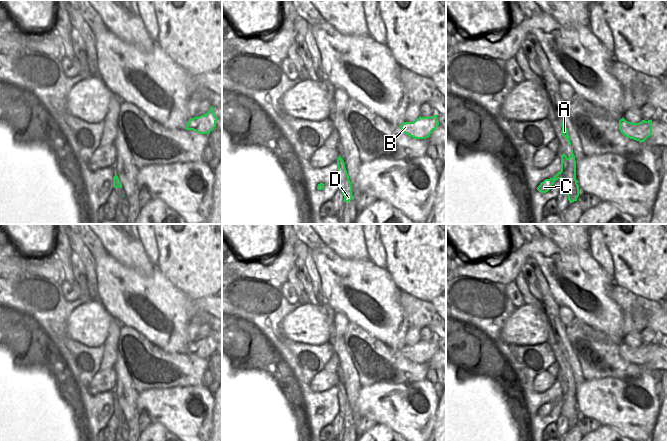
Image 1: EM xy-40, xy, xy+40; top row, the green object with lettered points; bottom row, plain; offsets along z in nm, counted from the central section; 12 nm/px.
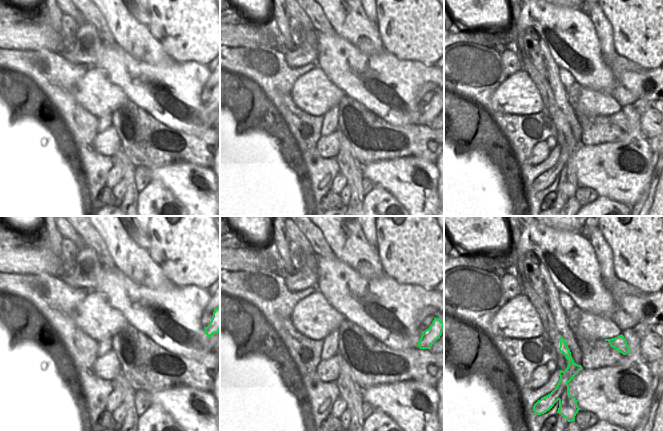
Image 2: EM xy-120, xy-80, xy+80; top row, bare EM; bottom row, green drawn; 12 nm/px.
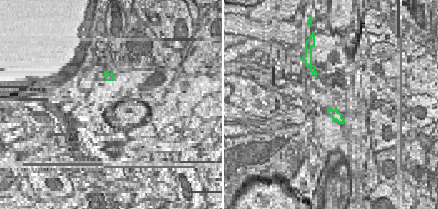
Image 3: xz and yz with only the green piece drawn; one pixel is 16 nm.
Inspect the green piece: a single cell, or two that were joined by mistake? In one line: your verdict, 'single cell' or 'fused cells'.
fused cells

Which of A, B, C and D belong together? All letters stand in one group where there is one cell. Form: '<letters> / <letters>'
A B C / D

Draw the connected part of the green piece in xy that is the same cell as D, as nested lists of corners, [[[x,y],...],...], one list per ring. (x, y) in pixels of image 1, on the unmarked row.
[[[340,385],[340,390],[337,392],[339,398],[339,414],[344,420],[344,426],[349,426],[353,423],[352,410],[345,392],[344,385]]]

